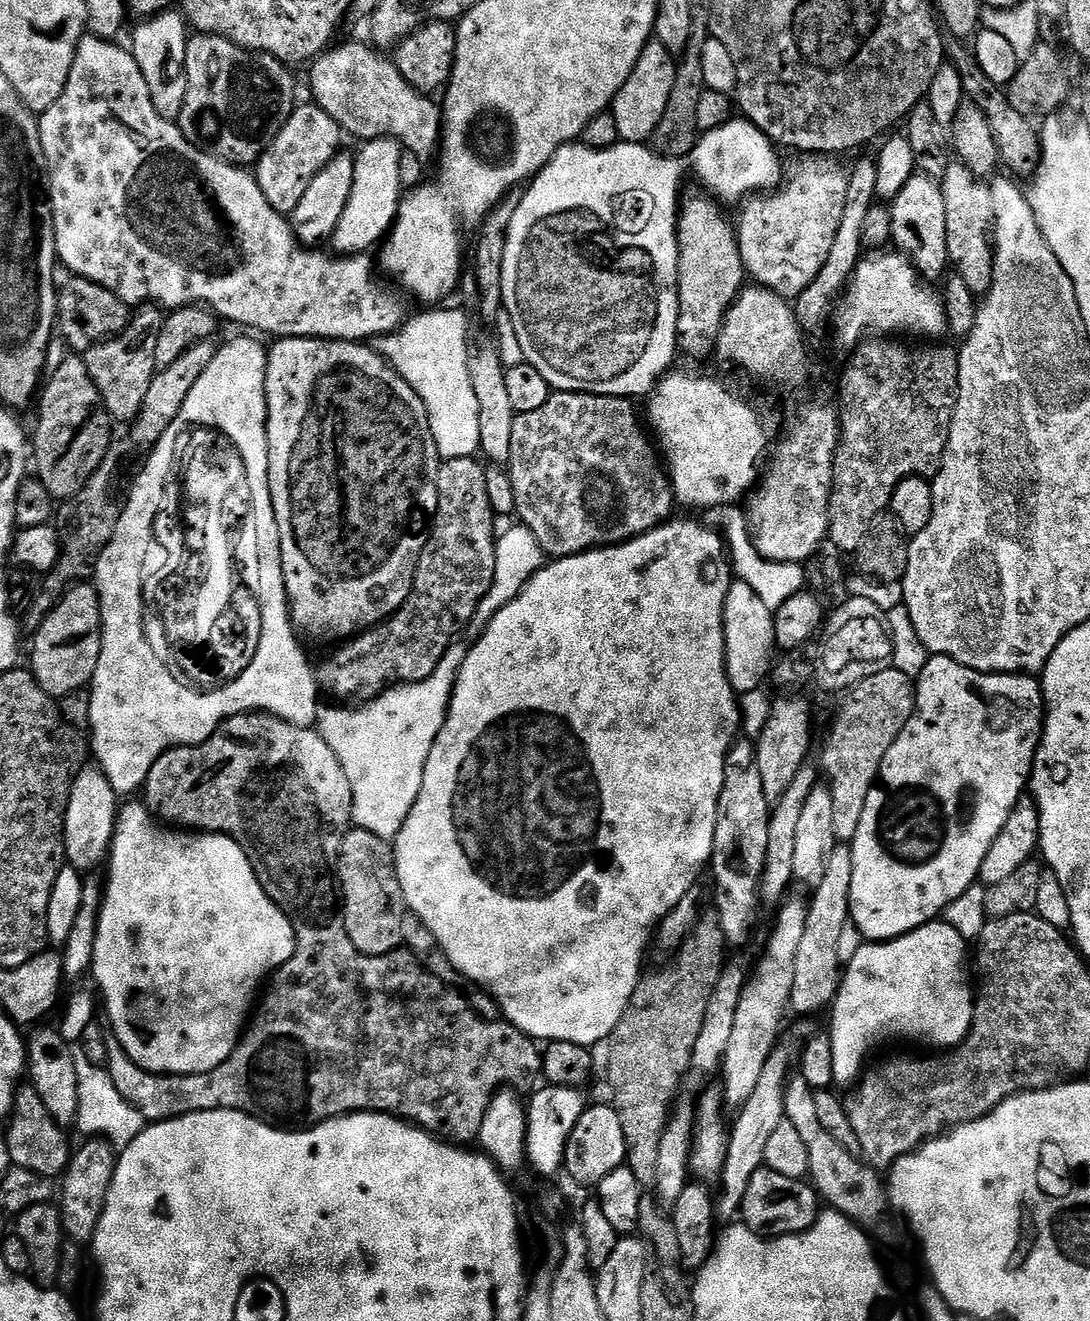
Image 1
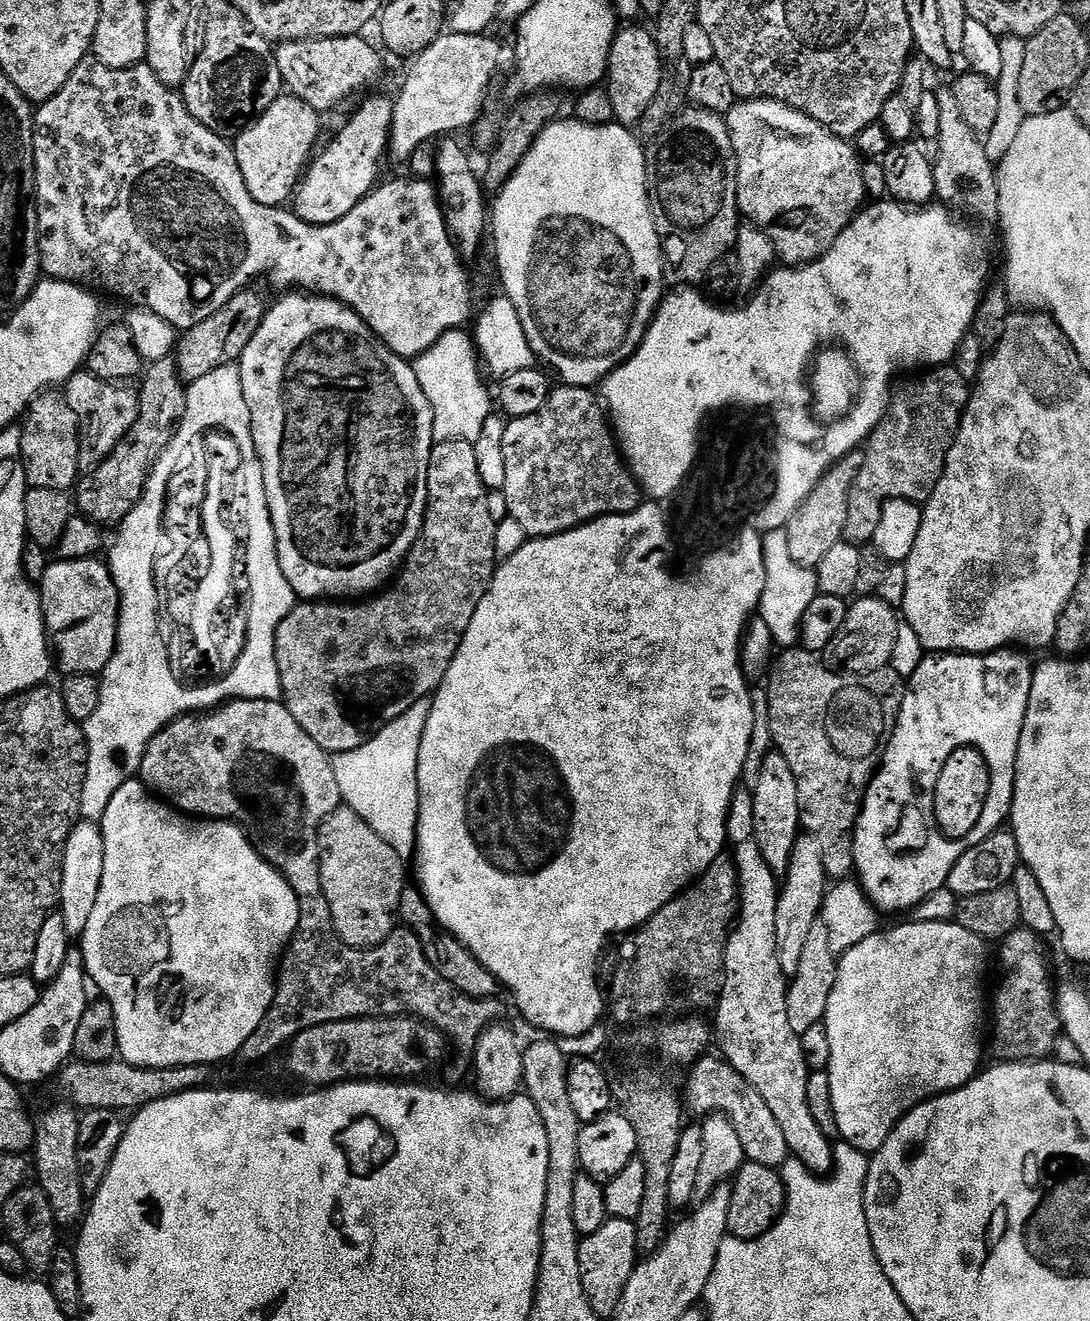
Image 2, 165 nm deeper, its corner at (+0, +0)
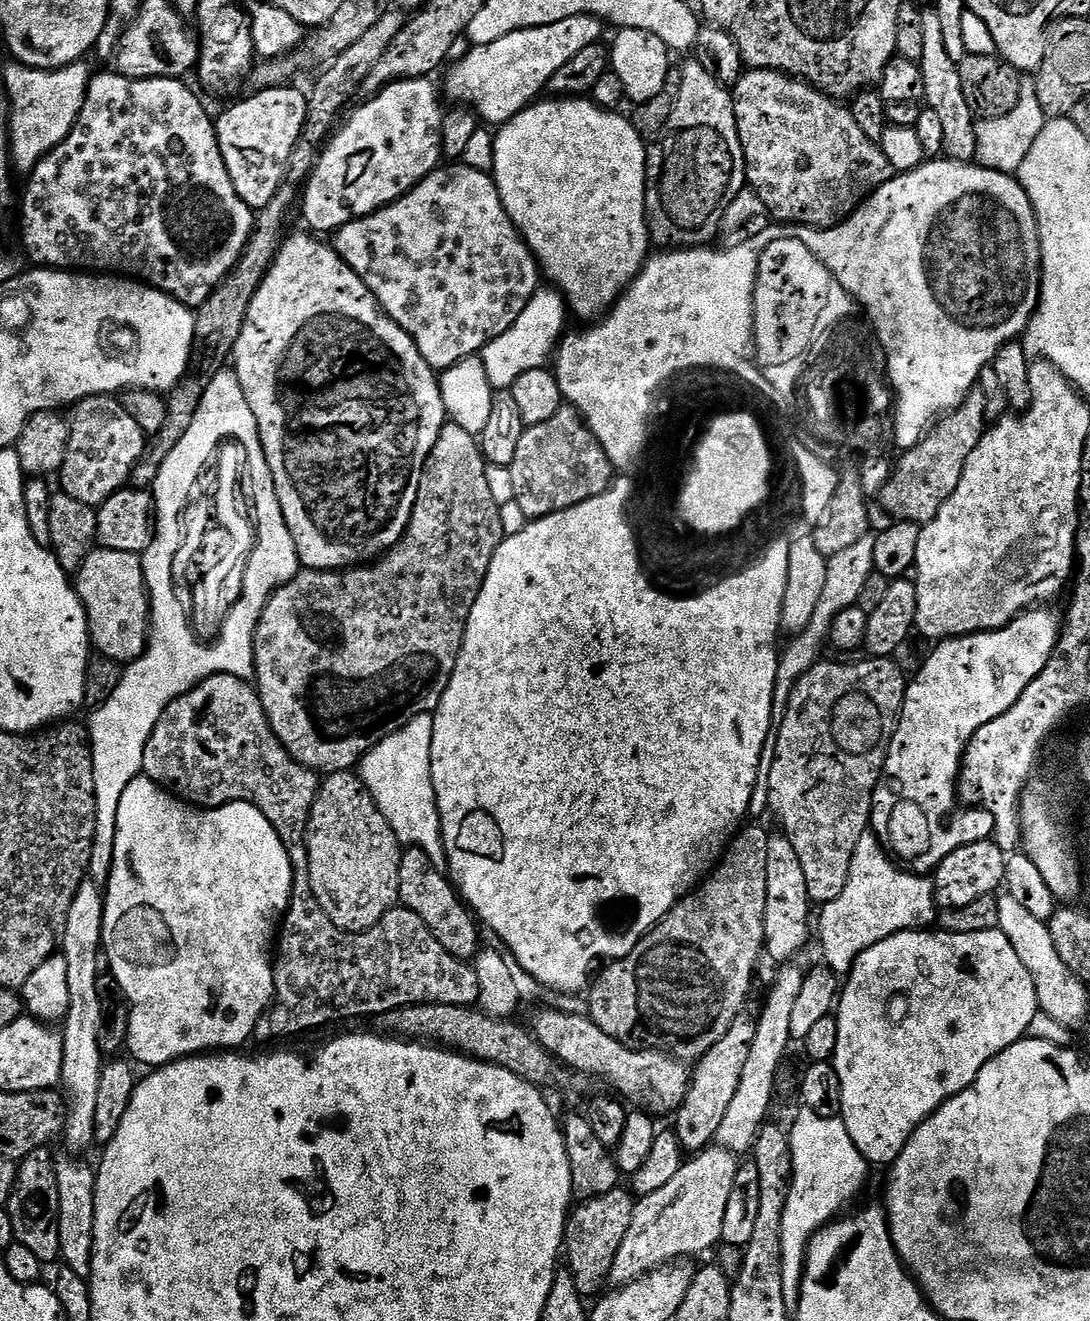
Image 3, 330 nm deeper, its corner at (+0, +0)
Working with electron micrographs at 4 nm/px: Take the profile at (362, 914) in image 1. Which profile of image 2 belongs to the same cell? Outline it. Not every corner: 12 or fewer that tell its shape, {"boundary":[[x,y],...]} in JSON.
{"boundary":[[352,808],[320,828],[340,941],[396,931],[405,861]]}

